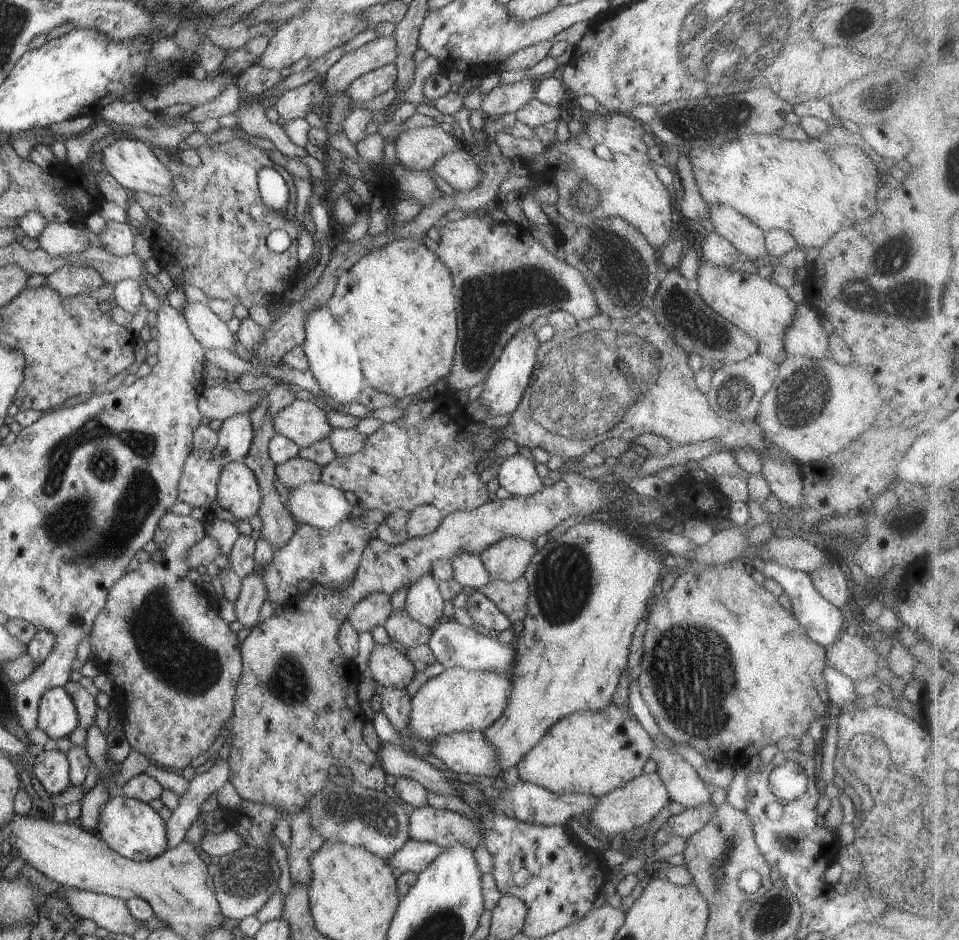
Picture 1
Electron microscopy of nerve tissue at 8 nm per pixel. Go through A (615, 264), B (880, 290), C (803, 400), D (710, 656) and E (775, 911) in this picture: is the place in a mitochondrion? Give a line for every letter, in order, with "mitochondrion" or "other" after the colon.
A: mitochondrion
B: mitochondrion
C: mitochondrion
D: mitochondrion
E: mitochondrion

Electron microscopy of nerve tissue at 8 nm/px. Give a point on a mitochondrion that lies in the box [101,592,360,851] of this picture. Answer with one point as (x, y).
(288, 682)

